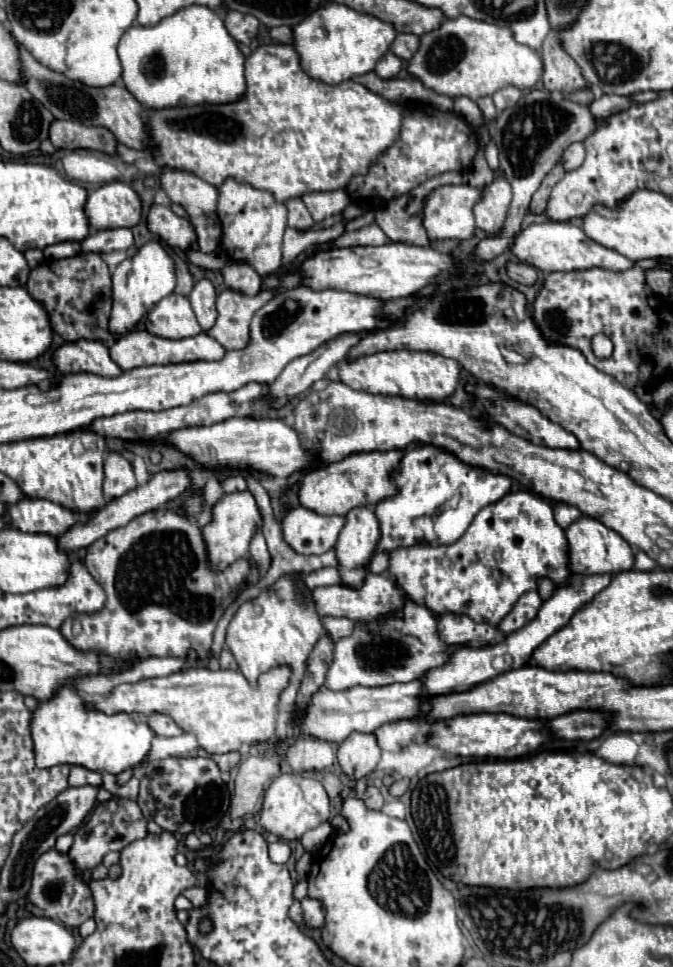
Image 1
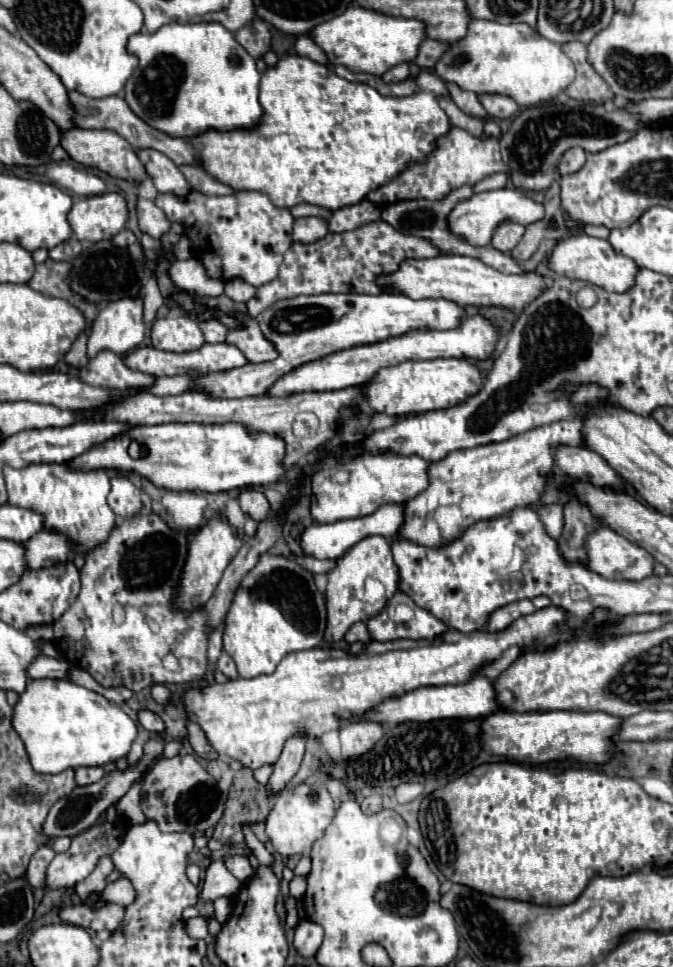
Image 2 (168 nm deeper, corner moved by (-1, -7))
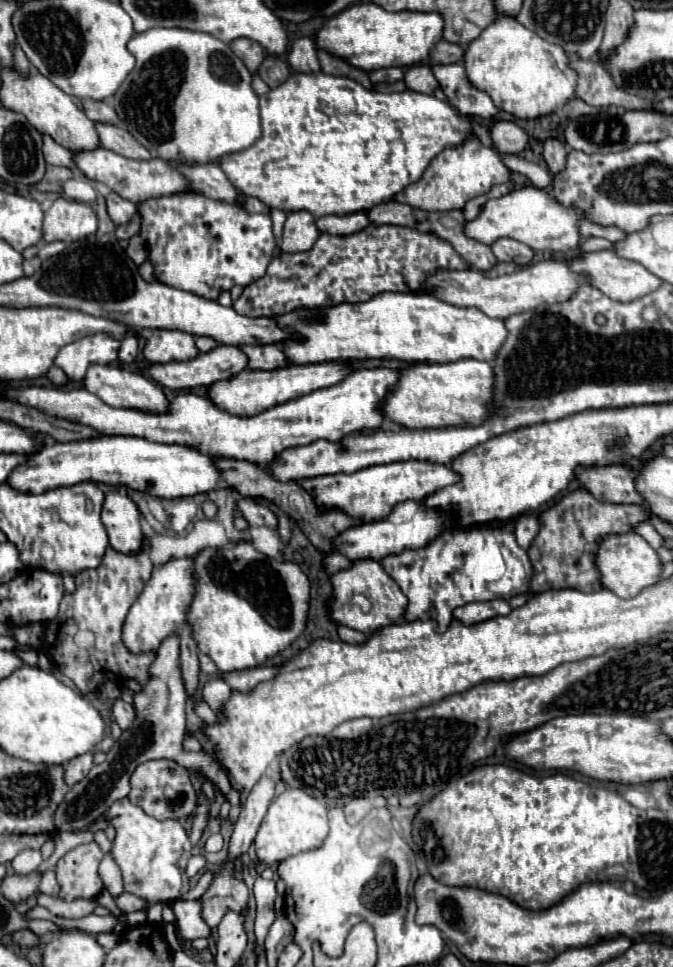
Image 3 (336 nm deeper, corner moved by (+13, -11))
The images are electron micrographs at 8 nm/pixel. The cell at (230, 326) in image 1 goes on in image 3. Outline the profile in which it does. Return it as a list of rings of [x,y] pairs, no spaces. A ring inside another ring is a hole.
[[[267,343],[267,345],[241,345],[239,349],[249,359],[247,369],[253,369],[253,371],[255,369],[271,371],[271,369],[287,365],[287,359],[285,359],[281,347],[275,345],[275,343]]]

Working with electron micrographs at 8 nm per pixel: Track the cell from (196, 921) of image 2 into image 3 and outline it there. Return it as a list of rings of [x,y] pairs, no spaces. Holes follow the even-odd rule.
[[[201,899],[175,901],[173,911],[177,917],[175,925],[177,925],[181,939],[193,941],[197,937],[207,937],[211,933],[211,929],[207,927],[207,923],[201,917]]]

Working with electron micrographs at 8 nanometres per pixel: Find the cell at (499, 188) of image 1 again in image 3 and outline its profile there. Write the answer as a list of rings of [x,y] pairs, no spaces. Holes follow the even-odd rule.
[[[509,237],[497,239],[491,245],[491,251],[499,261],[513,261],[517,265],[527,265],[533,259],[533,251],[527,245],[515,241],[515,239],[509,239]]]

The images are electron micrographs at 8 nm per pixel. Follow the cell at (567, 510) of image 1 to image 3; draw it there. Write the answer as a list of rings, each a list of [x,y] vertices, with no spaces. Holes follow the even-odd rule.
[[[519,515],[517,523],[515,523],[515,537],[517,543],[523,549],[529,549],[529,545],[533,543],[533,537],[537,537],[537,517],[535,515]]]

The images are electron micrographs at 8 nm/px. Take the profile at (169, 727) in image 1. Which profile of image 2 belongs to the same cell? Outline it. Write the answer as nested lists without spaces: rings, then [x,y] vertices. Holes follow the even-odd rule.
[[[141,709],[141,711],[137,713],[137,719],[139,719],[139,723],[141,723],[147,731],[151,731],[151,733],[163,733],[163,731],[165,731],[165,725],[163,725],[163,721],[159,719],[159,715],[155,715],[155,713],[149,711],[149,709]]]

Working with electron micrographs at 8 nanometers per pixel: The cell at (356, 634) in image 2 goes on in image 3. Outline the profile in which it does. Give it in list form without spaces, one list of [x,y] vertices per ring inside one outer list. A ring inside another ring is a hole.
[[[343,625],[337,629],[337,633],[339,633],[339,639],[341,639],[341,641],[351,643],[351,645],[363,643],[363,641],[367,639],[365,633],[361,633],[361,631],[357,631],[357,629],[351,629],[351,627],[343,627]]]

